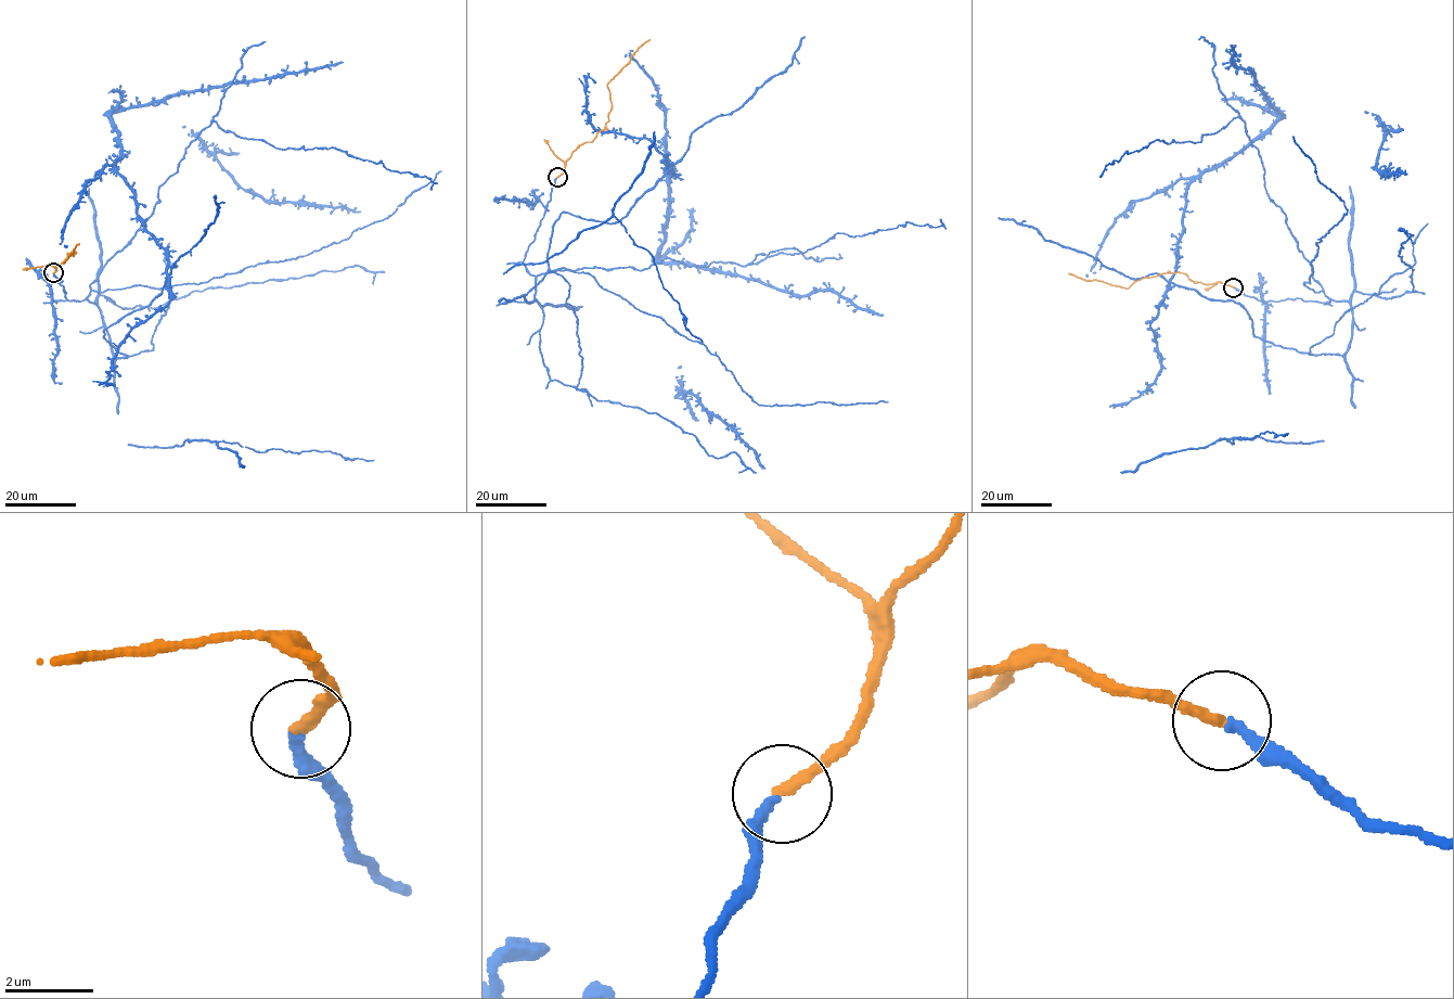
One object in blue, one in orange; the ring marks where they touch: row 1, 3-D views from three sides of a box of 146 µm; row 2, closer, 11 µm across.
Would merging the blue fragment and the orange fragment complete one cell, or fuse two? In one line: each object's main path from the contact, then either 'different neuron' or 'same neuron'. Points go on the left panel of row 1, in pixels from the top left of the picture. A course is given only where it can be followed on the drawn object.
blue runs (53, 273), (127, 357), (103, 331), (169, 273), (116, 170), (112, 114), (343, 62); orange runs (53, 273), (53, 266), (61, 264), (67, 254), (74, 255), (63, 263), (79, 243); same neuron

